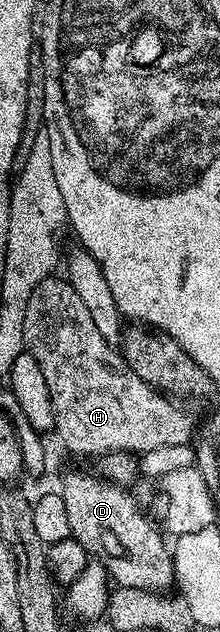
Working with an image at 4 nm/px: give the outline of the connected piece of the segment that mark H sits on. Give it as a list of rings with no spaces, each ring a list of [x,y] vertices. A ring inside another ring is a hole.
[[[60,275],[48,276],[38,282],[27,303],[26,318],[23,321],[25,351],[32,354],[43,370],[47,390],[51,390],[53,427],[67,447],[81,456],[102,458],[110,452],[142,454],[159,446],[179,446],[194,439],[195,424],[181,408],[172,404],[168,395],[162,394],[153,385],[143,382],[127,366],[124,356],[114,345],[108,344],[94,325],[90,311],[69,284]]]

